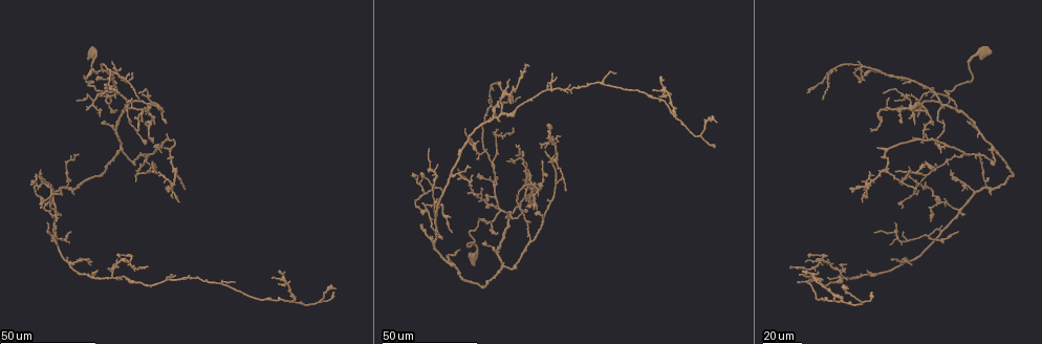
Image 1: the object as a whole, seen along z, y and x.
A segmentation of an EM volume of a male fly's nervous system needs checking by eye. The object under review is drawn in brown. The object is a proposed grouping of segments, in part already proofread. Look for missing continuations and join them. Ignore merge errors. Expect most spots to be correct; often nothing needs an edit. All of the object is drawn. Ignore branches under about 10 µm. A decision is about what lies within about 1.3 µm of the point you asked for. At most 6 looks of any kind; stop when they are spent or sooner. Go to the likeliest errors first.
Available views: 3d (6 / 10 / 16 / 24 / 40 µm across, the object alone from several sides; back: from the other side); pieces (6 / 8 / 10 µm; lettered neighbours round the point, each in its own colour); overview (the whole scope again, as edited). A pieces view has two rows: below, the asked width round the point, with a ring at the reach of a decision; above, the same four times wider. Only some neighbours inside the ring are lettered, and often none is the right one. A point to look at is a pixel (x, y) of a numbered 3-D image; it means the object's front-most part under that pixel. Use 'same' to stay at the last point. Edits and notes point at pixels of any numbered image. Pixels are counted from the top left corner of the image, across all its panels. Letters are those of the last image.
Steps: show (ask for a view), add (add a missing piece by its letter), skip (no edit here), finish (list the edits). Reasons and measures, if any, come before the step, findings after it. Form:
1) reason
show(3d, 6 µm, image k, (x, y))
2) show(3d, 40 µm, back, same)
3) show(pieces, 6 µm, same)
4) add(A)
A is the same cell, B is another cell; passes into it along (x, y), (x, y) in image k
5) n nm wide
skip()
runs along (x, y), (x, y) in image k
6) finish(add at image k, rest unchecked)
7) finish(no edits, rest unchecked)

show(3d, 24 µm, image 1, (84, 74))

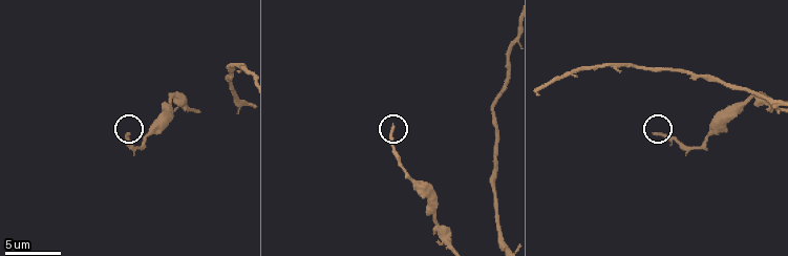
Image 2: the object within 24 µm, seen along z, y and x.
show(pieces, 10 µm, image 2, (128, 131))

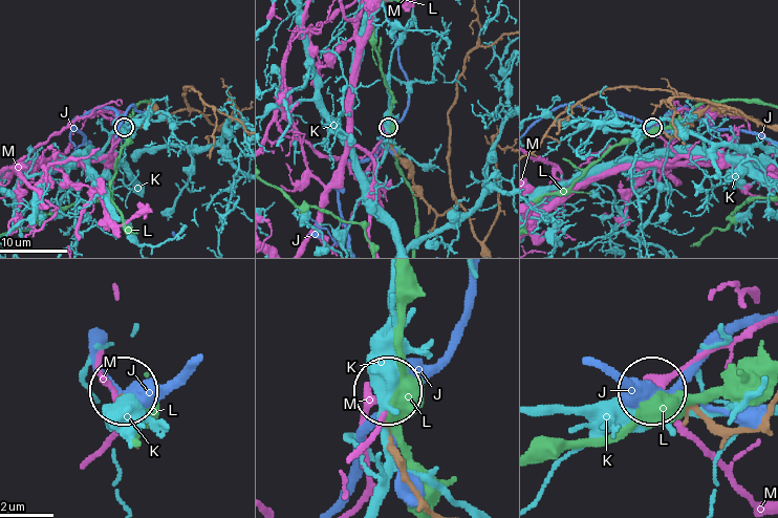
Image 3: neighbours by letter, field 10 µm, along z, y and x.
skip()
J, K, L and M are other cells; none of them fits

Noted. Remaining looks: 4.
show(3d, 24 µm, image 1, (451, 230))

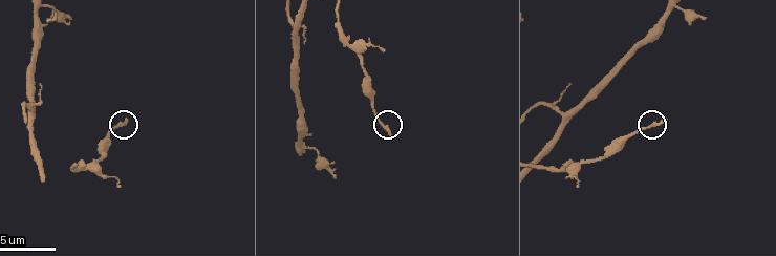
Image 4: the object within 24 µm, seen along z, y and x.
see the neighbours
show(pieces, 8 µm, image 4, (126, 118))

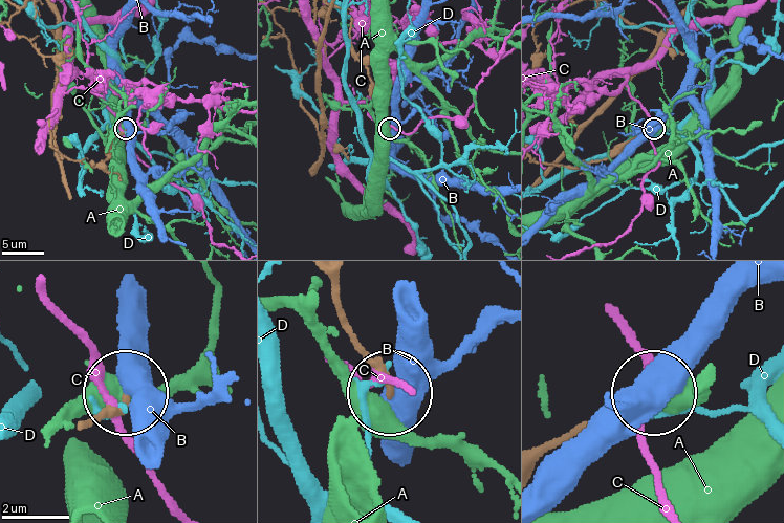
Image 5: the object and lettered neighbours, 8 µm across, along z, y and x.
skip()
A, B, C and D are other cells; runs along (82, 427), (127, 393) in image 5; none of them fits

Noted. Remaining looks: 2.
free end
show(3d, 24 µm, image 1, (467, 194))

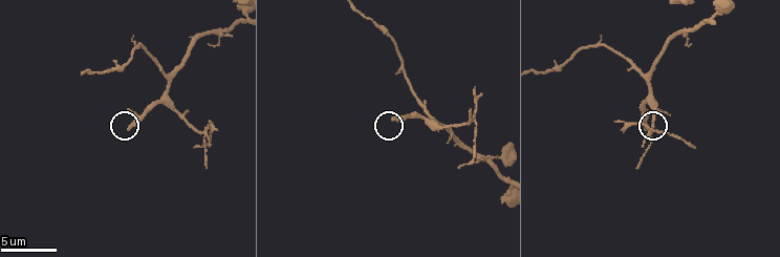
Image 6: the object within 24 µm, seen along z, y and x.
what lies round it
show(pieces, 10 µm, image 6, (393, 116))

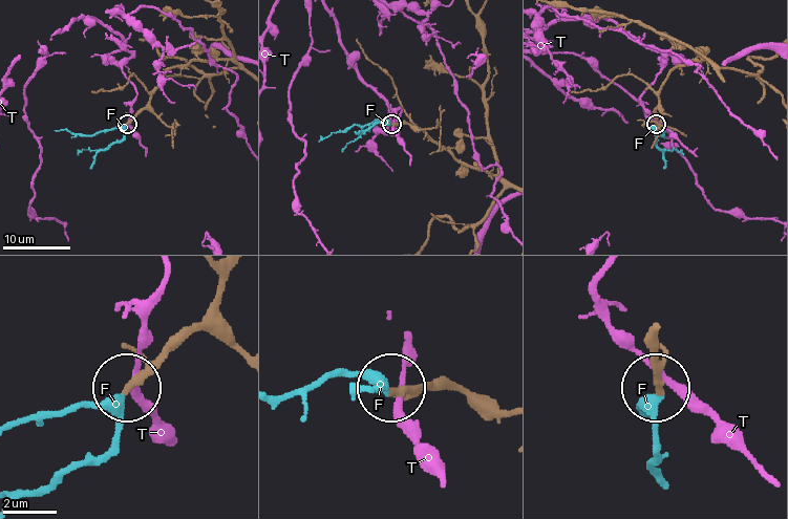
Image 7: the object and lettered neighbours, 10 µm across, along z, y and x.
280 nm wide
add(F)
F is the same cell, T is another cell; passes into it along (196, 325), (104, 404), (16, 422) in image 7; the neuron continues

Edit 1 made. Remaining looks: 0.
finish(add at image 7, rest unchecked)

